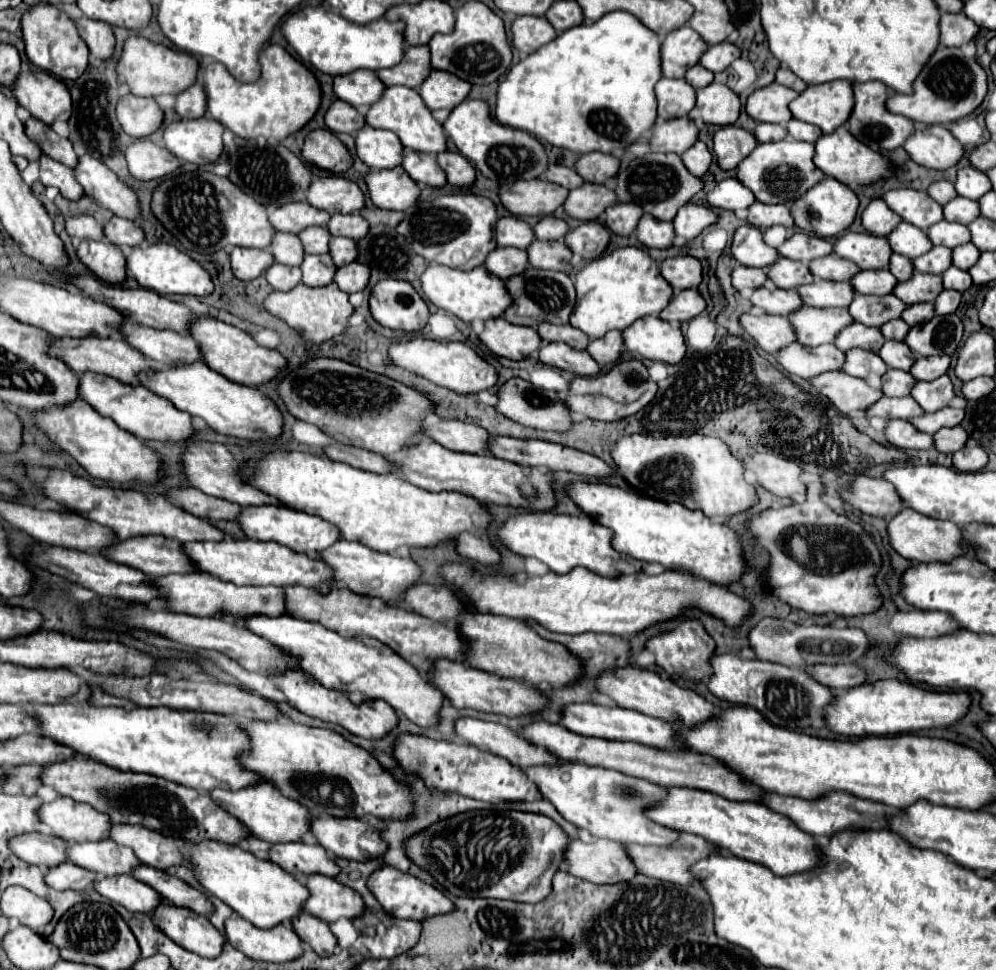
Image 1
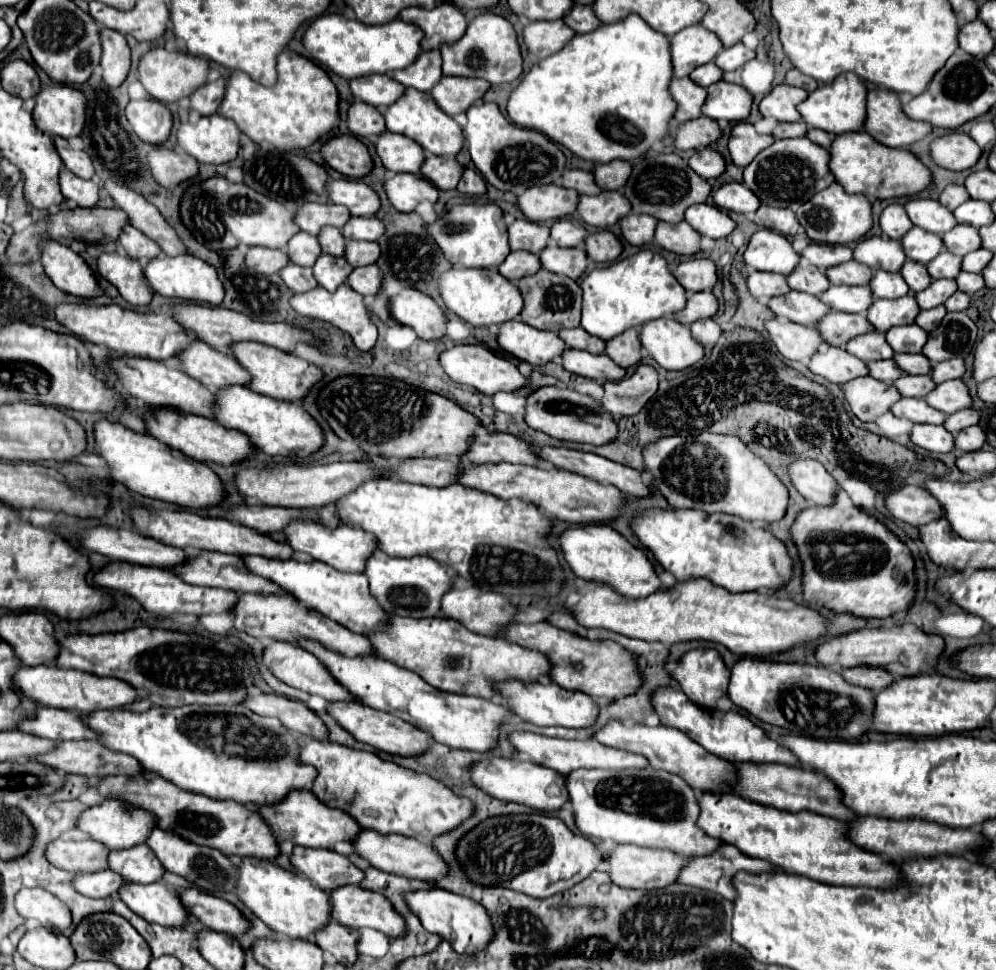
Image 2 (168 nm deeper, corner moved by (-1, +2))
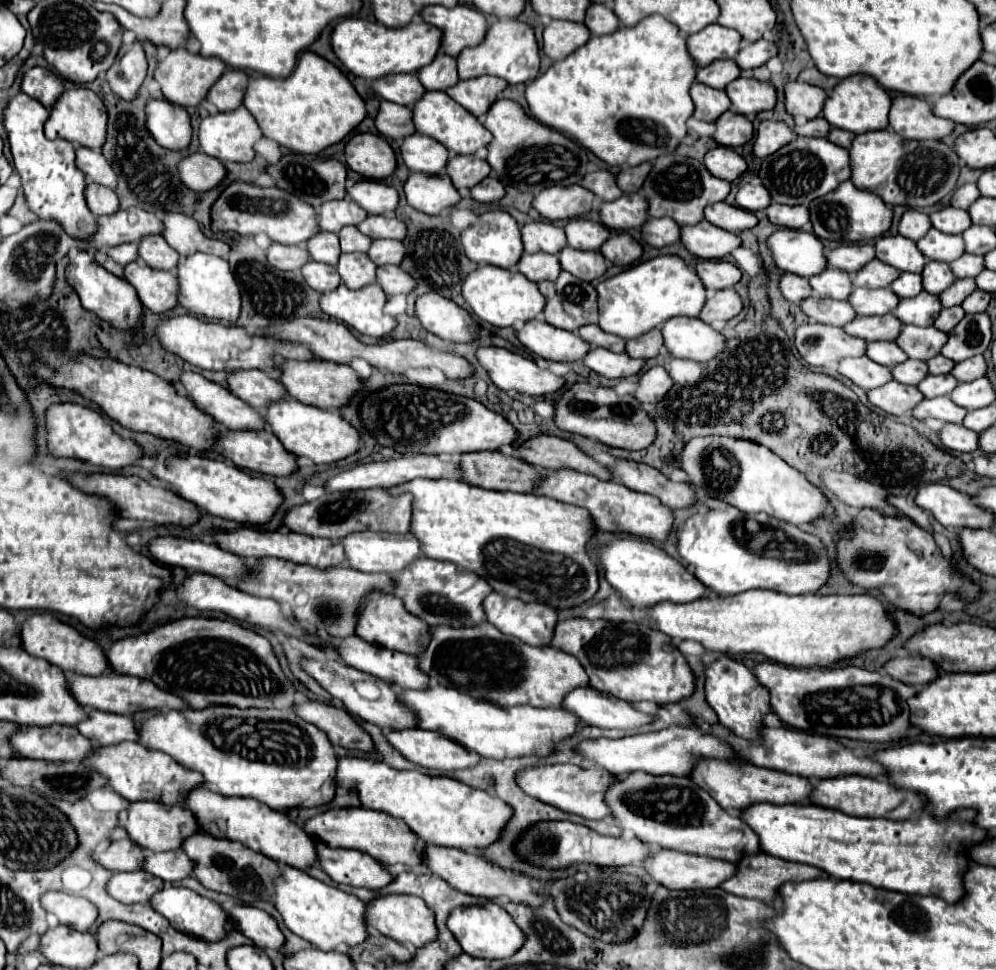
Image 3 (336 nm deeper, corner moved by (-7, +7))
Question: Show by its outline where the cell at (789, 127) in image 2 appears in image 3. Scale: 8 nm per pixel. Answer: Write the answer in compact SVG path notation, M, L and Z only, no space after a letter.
M816 117L812 121L796 125L794 131L802 137L826 137L828 131L830 131L830 123L824 117Z

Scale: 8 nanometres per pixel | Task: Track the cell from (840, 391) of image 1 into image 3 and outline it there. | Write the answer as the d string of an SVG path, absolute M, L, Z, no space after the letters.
M890 381L882 387L868 391L868 399L872 405L898 417L898 415L908 415L924 399L924 395L918 391L918 387Z

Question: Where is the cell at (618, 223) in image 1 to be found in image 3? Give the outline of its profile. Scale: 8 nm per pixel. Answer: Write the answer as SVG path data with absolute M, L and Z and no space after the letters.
M648 219L642 227L642 239L652 247L666 247L680 241L680 225L674 219Z

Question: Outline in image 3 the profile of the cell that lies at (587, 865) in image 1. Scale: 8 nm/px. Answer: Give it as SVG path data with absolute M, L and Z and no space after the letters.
M672 849L654 851L646 861L646 869L654 881L658 881L660 885L668 889L716 889L738 873L738 867L734 863L712 859L712 857L688 855L688 853L680 853Z

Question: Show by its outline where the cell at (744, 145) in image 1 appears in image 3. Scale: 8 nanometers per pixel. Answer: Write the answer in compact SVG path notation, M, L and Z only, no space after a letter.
M762 121L754 137L754 155L768 157L796 137L798 135L784 121Z

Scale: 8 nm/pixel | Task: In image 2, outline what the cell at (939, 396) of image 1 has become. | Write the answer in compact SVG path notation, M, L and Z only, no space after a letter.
M946 380L946 382L938 384L932 392L926 394L924 400L932 408L936 408L944 414L952 414L952 412L956 412L960 408L968 408L972 404L968 388L962 380Z

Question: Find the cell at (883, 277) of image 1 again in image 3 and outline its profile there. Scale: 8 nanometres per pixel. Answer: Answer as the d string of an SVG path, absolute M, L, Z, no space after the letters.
M902 273L892 285L890 289L898 295L898 297L914 297L918 295L924 287L922 287L922 275L918 273Z

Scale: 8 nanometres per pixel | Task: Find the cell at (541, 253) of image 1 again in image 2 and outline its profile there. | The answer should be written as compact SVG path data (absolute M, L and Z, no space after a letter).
M548 244L538 256L540 256L542 268L562 274L562 276L568 276L572 280L578 280L588 266L586 252L582 246L562 248L556 244Z

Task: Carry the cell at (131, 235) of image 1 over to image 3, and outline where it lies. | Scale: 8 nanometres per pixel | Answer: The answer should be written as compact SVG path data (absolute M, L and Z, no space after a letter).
M154 235L148 239L140 241L140 249L138 249L140 259L152 267L152 269L162 269L162 271L172 271L178 265L178 253L166 243L166 239L162 235Z

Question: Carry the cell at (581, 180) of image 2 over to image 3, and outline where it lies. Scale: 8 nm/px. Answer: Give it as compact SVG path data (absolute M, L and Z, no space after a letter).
M604 169L596 173L588 173L580 185L590 189L600 201L614 201L622 195L622 189L616 185L616 177Z

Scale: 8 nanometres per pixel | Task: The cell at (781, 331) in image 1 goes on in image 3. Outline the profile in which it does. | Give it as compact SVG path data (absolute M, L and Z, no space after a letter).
M806 323L796 329L796 347L802 359L814 367L836 365L844 357L866 355L866 341L848 335L840 327Z

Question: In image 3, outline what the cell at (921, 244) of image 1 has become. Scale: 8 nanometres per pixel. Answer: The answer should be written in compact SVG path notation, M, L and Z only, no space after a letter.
M930 229L926 237L922 237L916 245L926 259L934 259L934 261L952 263L954 259L964 255L962 235L946 235L938 229Z

